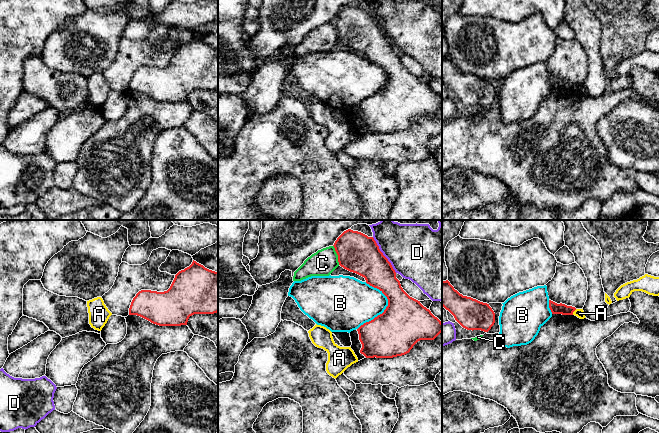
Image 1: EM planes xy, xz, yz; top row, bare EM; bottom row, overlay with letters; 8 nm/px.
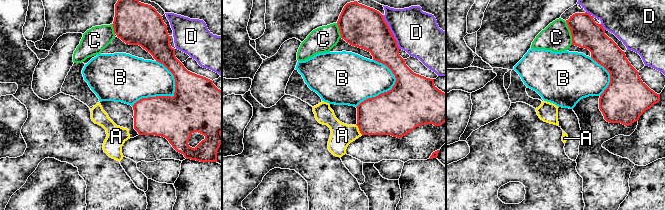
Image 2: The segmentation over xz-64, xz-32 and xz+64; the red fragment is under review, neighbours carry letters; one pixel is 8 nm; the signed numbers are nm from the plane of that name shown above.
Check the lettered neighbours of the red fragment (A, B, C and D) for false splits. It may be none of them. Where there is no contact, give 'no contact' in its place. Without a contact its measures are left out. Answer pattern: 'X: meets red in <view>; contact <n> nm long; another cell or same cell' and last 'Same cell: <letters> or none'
A: meets red in yz; contact 60 nm long; another cell
B: meets red in xz; contact 400 nm long; another cell
C: meets red in xz; contact 170 nm long; another cell
D: meets red in xz; contact 340 nm long; another cell
Same cell: none

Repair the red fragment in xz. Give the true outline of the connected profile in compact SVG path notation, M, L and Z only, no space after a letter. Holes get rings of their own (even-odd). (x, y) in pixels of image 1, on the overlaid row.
M348 229L337 238L333 246L341 267L364 277L367 284L379 289L388 299L388 306L382 314L357 329L362 344L360 353L366 358L405 355L418 341L434 340L442 332L442 322L420 301L410 297L403 290L395 270L373 237Z

